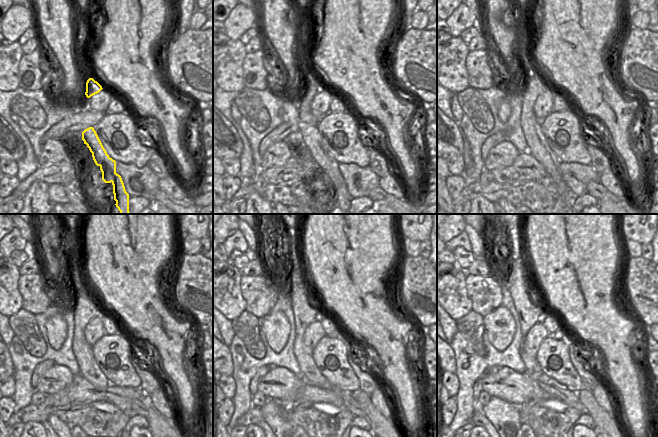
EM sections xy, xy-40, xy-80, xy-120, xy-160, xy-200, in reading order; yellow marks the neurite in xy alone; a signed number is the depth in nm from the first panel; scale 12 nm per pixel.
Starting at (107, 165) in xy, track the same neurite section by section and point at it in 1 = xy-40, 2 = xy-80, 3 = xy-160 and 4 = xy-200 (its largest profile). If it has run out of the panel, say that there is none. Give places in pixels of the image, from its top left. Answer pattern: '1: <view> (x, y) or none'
1: xy-40 (314, 145)
2: xy-80 (537, 145)
3: xy-160 (306, 309)
4: xy-200 (529, 313)

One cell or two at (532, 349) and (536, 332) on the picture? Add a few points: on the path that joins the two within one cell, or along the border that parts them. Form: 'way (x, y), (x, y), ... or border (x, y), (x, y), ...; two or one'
way (532, 345), (535, 336); one

